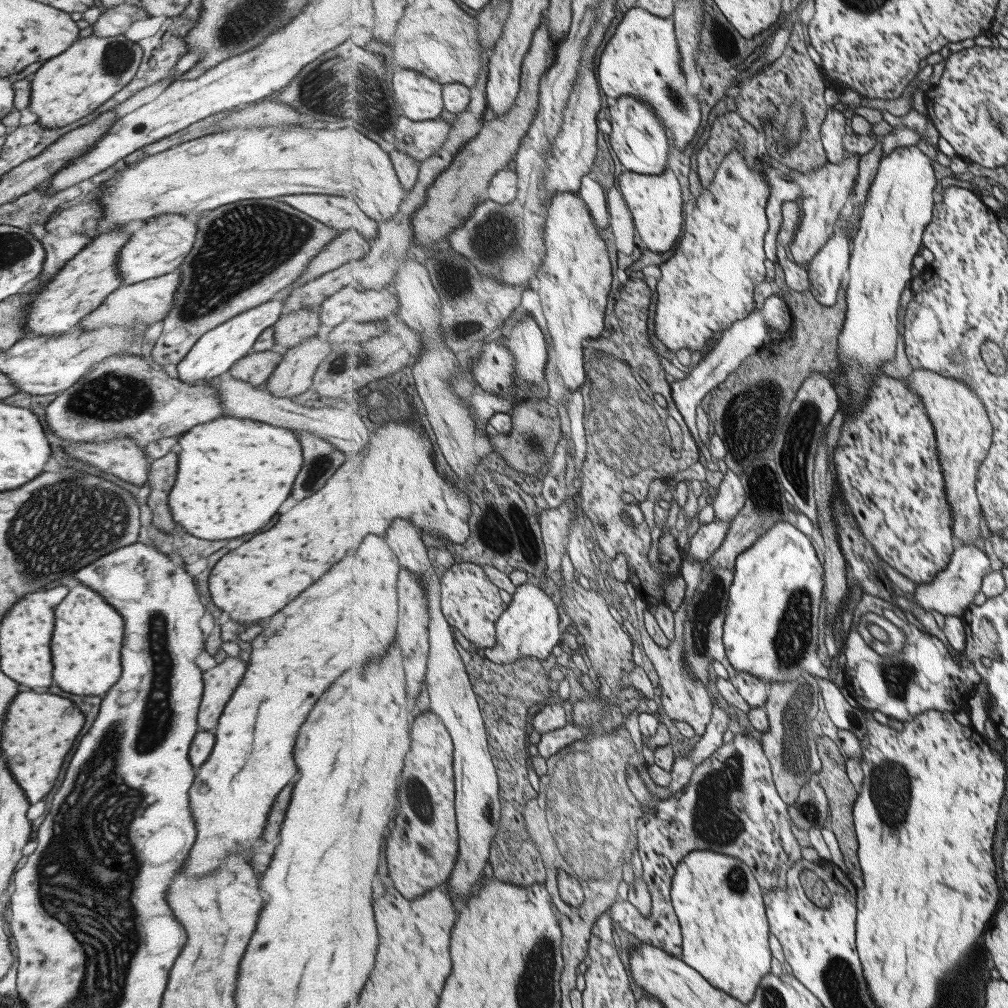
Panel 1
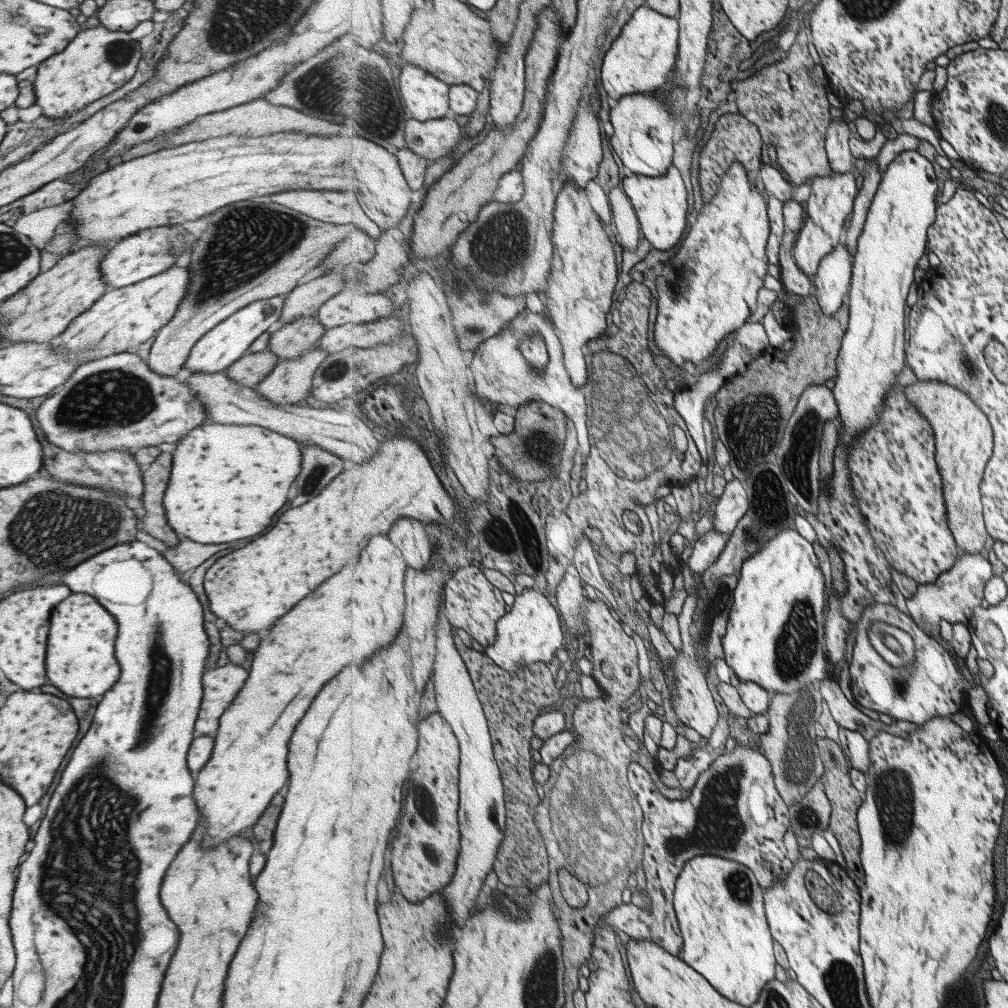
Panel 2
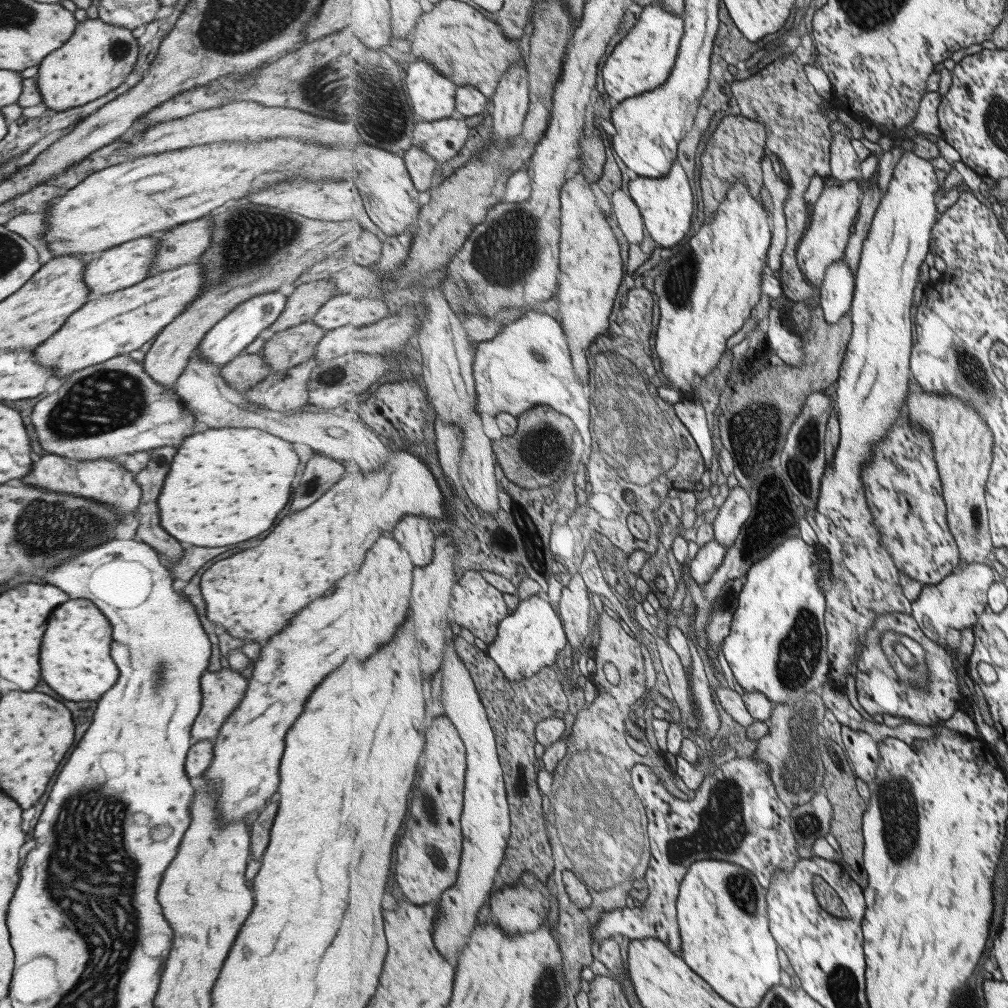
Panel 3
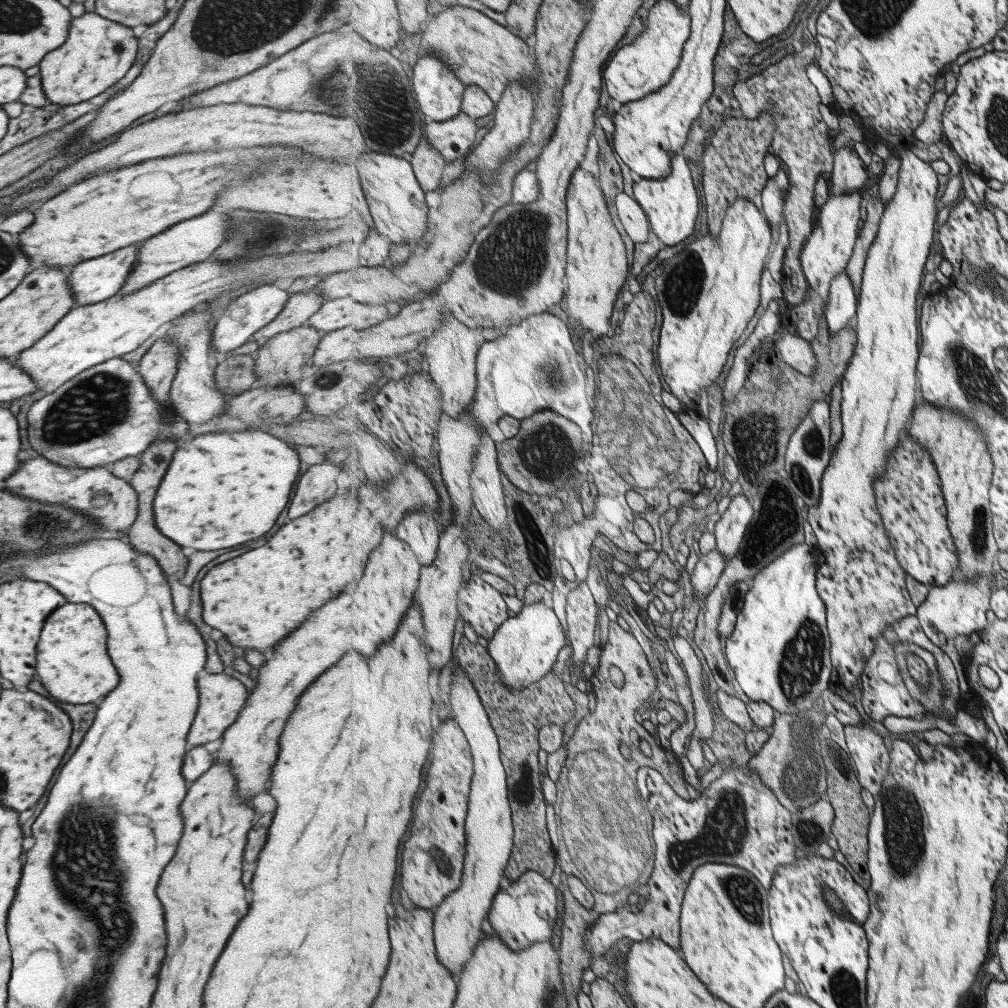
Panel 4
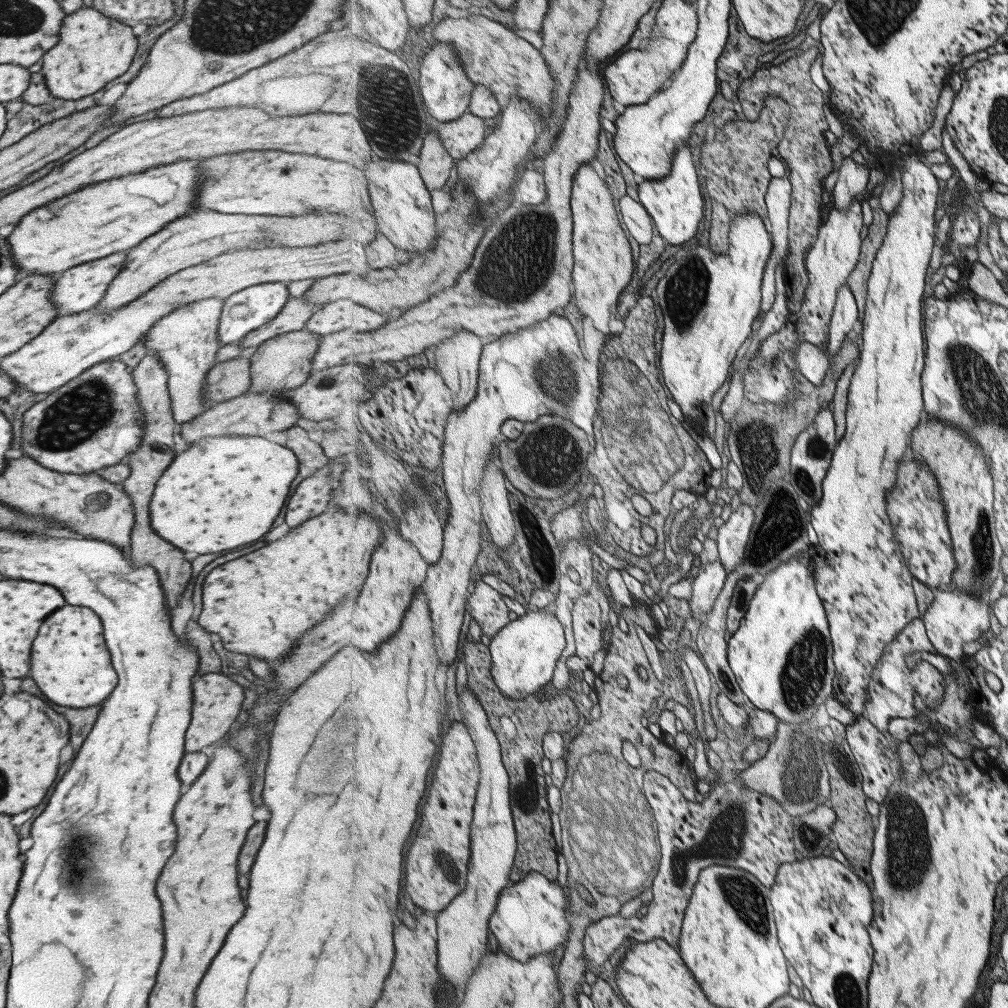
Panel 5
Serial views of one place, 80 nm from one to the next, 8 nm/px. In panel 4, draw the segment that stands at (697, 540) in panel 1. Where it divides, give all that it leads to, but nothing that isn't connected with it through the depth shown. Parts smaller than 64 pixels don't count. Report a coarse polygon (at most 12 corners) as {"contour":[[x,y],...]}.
{"contour":[[718,548],[699,554],[693,593],[705,600],[716,590],[726,563]]}

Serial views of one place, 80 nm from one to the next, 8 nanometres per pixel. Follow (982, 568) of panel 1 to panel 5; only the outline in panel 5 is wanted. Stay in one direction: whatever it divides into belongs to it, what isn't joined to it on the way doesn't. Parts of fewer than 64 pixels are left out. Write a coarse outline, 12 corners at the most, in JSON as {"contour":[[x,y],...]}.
{"contour":[[939,588],[923,620],[939,655],[963,646],[991,628],[987,598]]}

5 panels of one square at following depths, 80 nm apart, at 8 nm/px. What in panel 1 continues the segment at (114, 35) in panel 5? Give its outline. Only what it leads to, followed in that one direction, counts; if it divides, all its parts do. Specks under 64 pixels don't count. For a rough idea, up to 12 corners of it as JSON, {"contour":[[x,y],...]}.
{"contour":[[91,33],[29,78],[42,127],[89,115],[138,70],[142,47]]}

